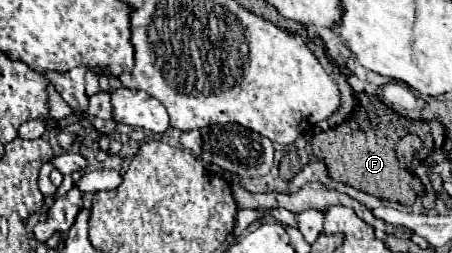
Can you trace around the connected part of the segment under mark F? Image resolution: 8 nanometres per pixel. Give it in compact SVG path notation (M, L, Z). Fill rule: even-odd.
M356 94L356 100L358 100L356 108L350 112L350 116L342 124L326 132L326 140L312 140L312 150L314 150L312 156L322 158L326 162L330 178L350 184L382 200L412 206L425 186L419 178L414 176L414 170L406 170L398 162L396 142L402 138L402 118L398 116L398 124L396 124L396 112L380 104L378 100L376 104L372 104L368 94L360 94L360 96ZM364 104L372 106L372 112L376 112L376 120L370 122L368 112L362 108ZM380 122L386 122L386 124L380 124Z

